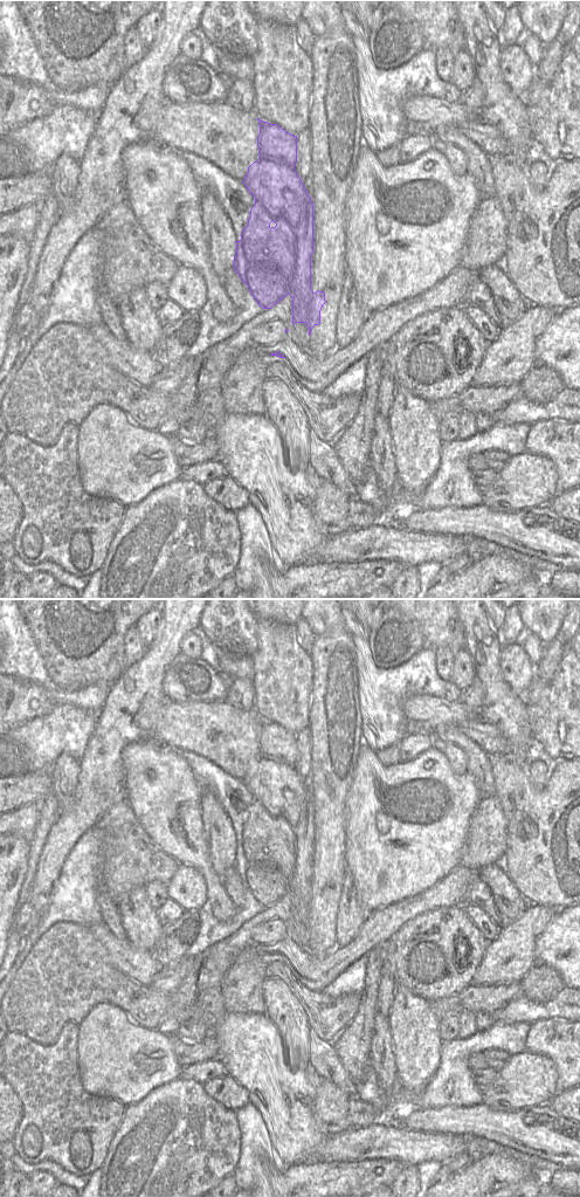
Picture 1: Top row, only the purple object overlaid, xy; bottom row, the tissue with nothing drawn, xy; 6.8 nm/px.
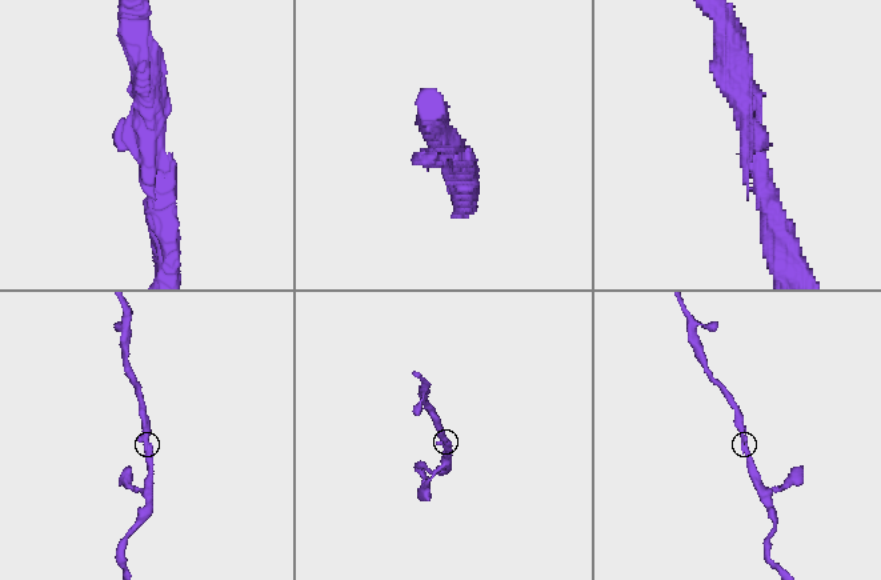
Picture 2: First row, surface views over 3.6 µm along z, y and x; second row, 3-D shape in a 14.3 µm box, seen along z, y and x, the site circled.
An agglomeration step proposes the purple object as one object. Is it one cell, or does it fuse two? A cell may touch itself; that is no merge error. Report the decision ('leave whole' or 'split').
split

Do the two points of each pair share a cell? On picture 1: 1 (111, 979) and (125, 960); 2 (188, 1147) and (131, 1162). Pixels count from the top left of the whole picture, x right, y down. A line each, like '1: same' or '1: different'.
1: same
2: same

